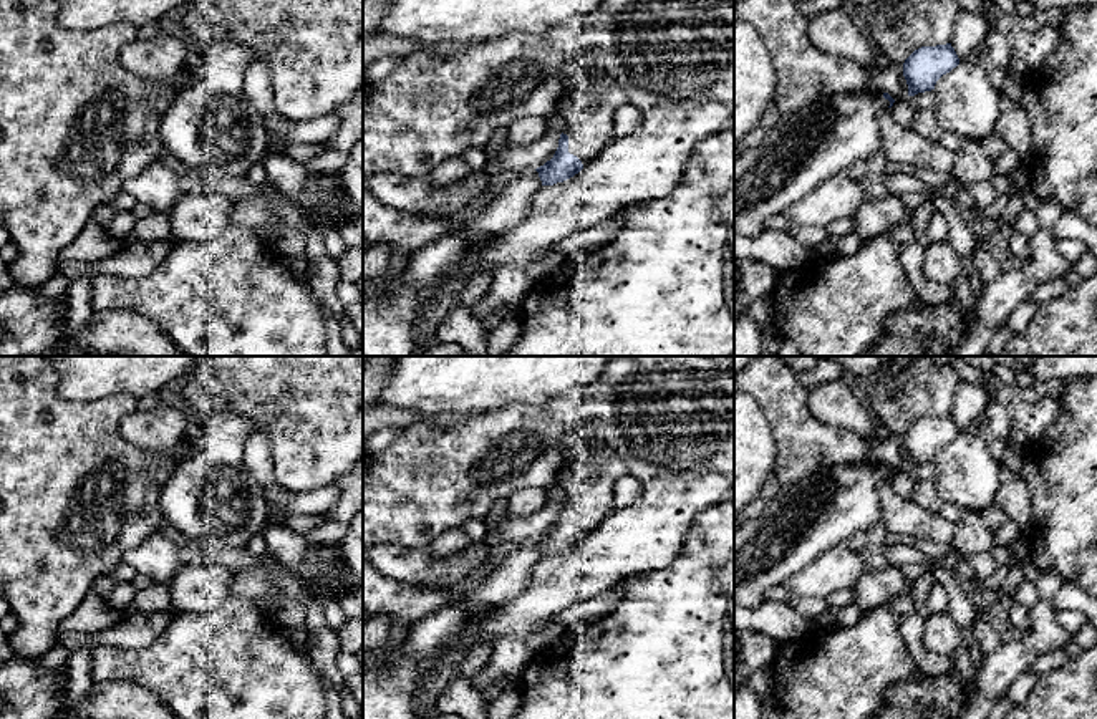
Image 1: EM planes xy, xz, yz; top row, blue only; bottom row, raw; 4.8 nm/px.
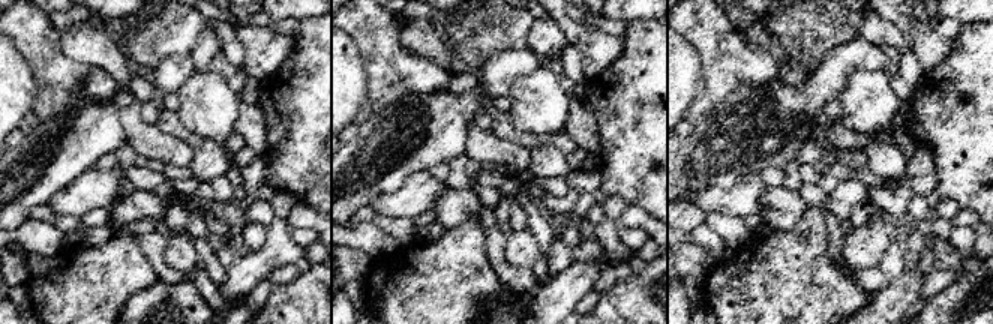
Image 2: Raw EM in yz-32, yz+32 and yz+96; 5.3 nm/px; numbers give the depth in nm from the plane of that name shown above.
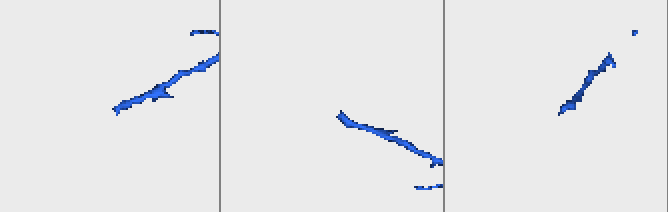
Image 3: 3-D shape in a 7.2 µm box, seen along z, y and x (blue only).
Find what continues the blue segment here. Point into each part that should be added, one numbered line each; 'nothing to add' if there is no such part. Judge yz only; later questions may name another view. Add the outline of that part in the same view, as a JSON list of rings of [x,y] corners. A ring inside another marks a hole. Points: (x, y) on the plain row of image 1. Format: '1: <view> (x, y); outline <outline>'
1: yz (807, 517); outline [[[863,461],[780,485],[761,517],[741,519],[734,528],[734,605],[759,606],[771,588],[830,547],[875,527],[882,520],[877,489],[888,477],[883,464]]]

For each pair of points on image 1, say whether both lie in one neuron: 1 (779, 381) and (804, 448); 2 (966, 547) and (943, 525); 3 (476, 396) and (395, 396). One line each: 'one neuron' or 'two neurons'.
1: one neuron
2: two neurons
3: one neuron

